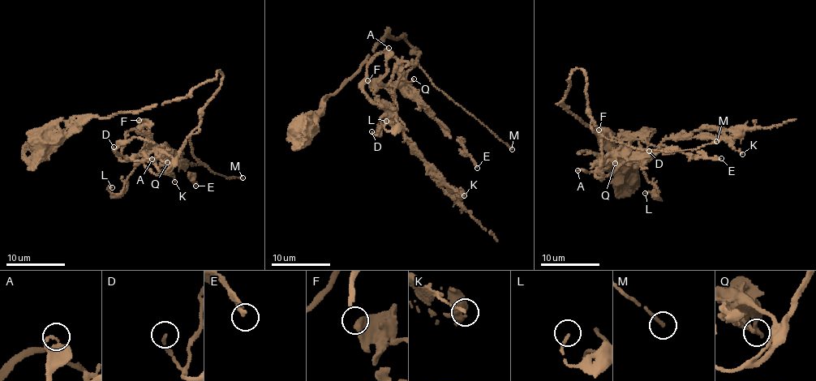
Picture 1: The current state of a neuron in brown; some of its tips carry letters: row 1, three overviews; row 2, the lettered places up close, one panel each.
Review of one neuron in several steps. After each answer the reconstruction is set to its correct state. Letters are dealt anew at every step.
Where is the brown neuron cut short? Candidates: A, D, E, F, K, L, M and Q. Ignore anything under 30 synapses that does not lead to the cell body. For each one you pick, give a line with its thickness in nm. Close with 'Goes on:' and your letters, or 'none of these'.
M: Thickness 180 nm
Goes on: M

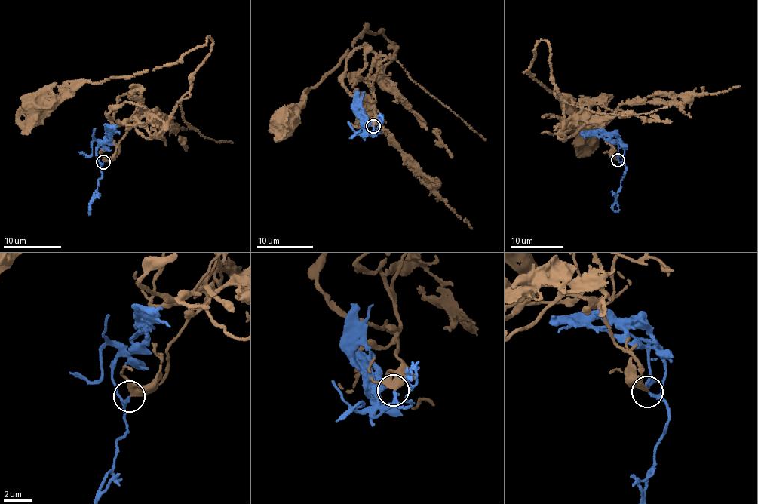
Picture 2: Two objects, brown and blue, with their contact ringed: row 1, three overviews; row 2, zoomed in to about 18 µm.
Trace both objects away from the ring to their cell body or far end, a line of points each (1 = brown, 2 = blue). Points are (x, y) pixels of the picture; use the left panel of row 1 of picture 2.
1: (103, 161), (138, 117), (165, 123), (210, 51), (210, 38), (174, 62), (75, 84), (52, 104), (35, 106)
2: (103, 161), (101, 164), (97, 160), (96, 149), (110, 140), (111, 136), (115, 131), (113, 126)

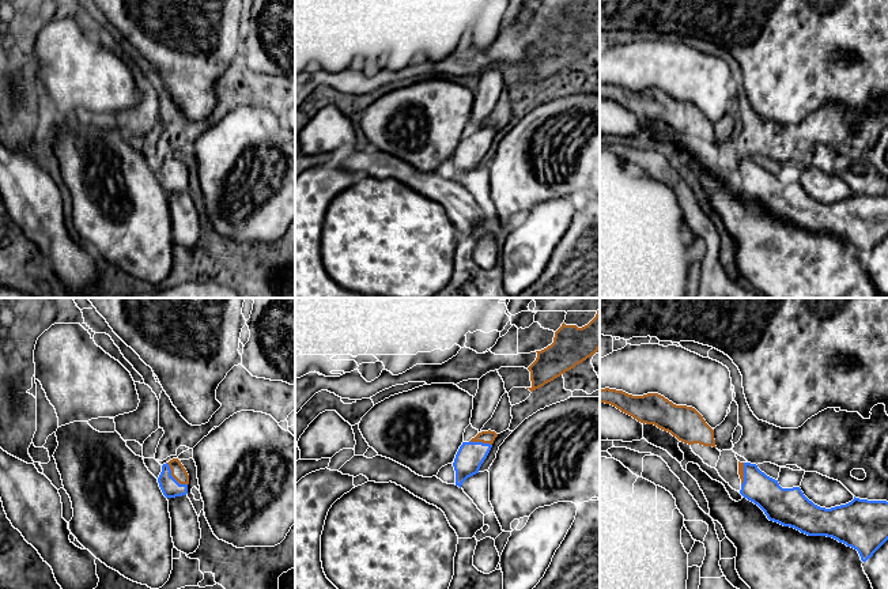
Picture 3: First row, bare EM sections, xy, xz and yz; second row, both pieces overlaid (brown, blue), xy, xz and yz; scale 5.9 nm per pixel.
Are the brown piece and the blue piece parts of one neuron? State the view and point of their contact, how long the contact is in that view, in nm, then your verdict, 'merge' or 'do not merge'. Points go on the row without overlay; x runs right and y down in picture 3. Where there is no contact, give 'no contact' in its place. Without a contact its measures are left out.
xy (173, 172) | 180 nm | merge

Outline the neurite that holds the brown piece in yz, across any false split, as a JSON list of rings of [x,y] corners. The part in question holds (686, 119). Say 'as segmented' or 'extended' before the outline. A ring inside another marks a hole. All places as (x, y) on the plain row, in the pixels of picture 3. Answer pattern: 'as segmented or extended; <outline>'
as segmented; [[[605,83],[600,84],[600,98],[616,102],[641,118],[654,120],[684,139],[717,143],[714,125],[695,103],[676,101],[658,88],[632,91]]]

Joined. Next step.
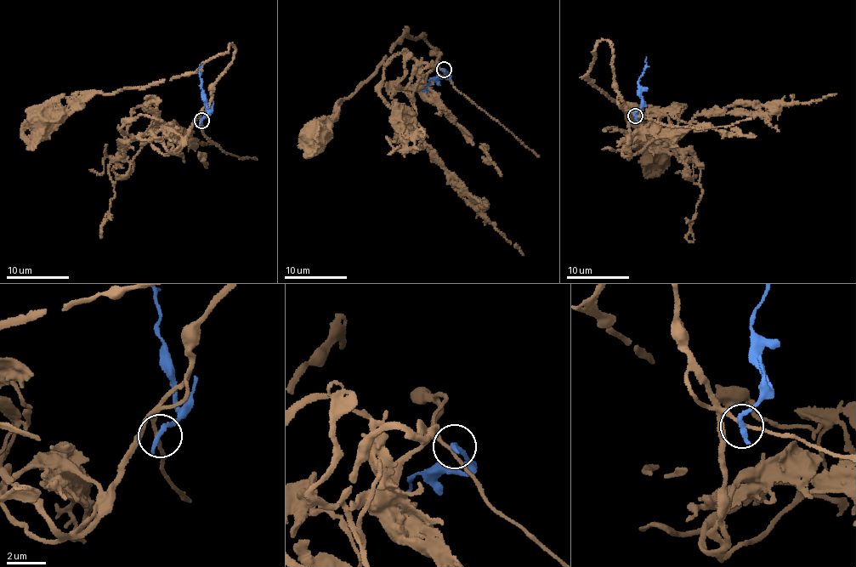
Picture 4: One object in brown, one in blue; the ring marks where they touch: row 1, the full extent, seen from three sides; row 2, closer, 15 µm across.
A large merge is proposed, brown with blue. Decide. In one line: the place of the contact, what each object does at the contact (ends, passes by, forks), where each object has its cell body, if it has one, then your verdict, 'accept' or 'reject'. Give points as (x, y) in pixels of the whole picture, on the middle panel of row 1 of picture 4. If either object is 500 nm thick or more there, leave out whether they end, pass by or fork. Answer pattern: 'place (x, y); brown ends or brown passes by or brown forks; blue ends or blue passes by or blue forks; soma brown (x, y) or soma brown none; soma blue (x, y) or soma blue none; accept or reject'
place (444, 70); brown passes by; blue ends; soma brown (315, 138); soma blue none; reject

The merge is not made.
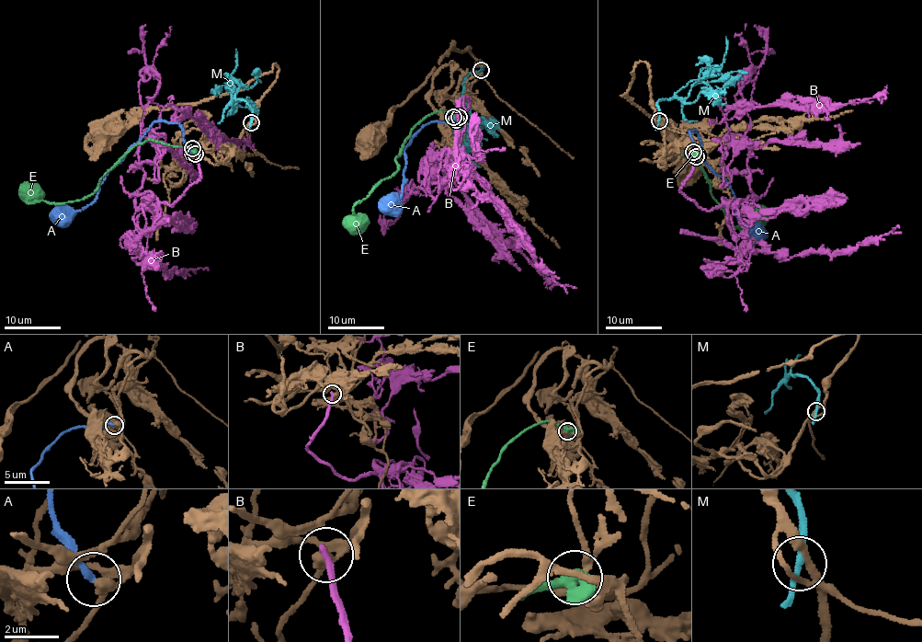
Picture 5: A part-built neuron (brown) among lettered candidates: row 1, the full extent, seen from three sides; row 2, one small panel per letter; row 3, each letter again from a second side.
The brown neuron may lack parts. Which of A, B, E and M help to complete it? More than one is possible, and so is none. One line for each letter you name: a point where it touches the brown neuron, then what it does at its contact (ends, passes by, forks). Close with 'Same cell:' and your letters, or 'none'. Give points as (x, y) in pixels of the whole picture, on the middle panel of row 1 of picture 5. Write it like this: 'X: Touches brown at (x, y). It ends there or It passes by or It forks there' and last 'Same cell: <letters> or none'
Same cell: none

